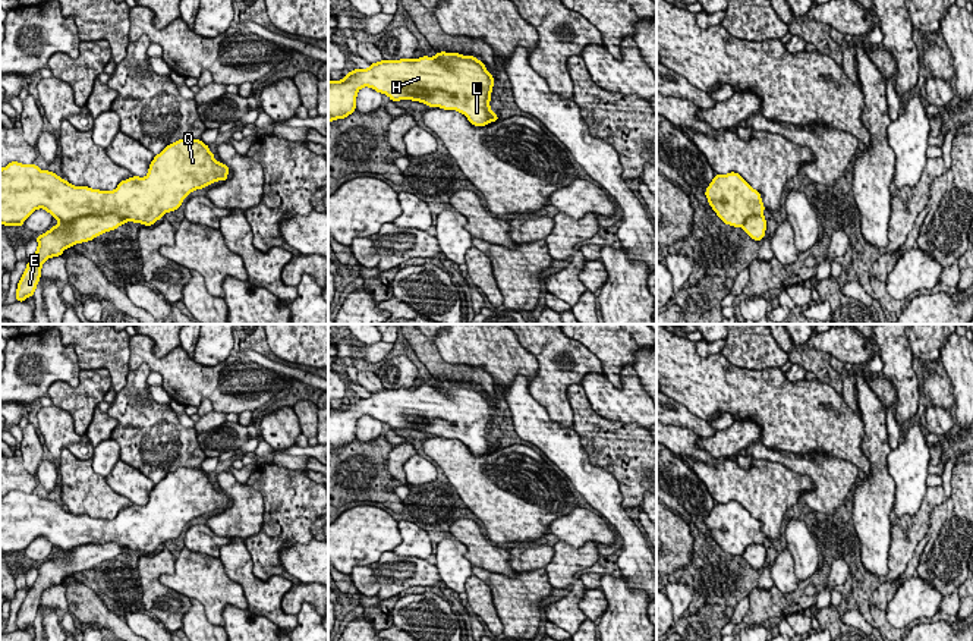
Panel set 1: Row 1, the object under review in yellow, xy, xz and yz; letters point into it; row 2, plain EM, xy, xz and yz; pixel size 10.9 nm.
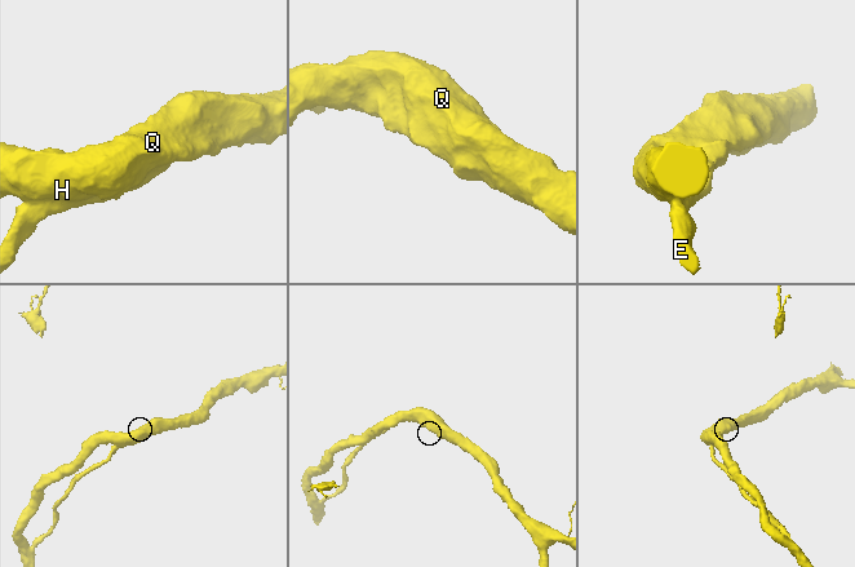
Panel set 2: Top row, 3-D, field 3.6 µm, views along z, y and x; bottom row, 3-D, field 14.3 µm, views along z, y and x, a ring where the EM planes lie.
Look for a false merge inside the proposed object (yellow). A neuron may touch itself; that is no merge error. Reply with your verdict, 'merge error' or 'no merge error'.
no merge error

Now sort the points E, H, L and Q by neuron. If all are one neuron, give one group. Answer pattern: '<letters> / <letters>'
E H L Q

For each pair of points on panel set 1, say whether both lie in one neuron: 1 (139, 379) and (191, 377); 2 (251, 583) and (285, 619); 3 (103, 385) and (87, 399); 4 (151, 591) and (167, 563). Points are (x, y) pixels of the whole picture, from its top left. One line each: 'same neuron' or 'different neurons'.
1: different neurons
2: same neuron
3: same neuron
4: same neuron

